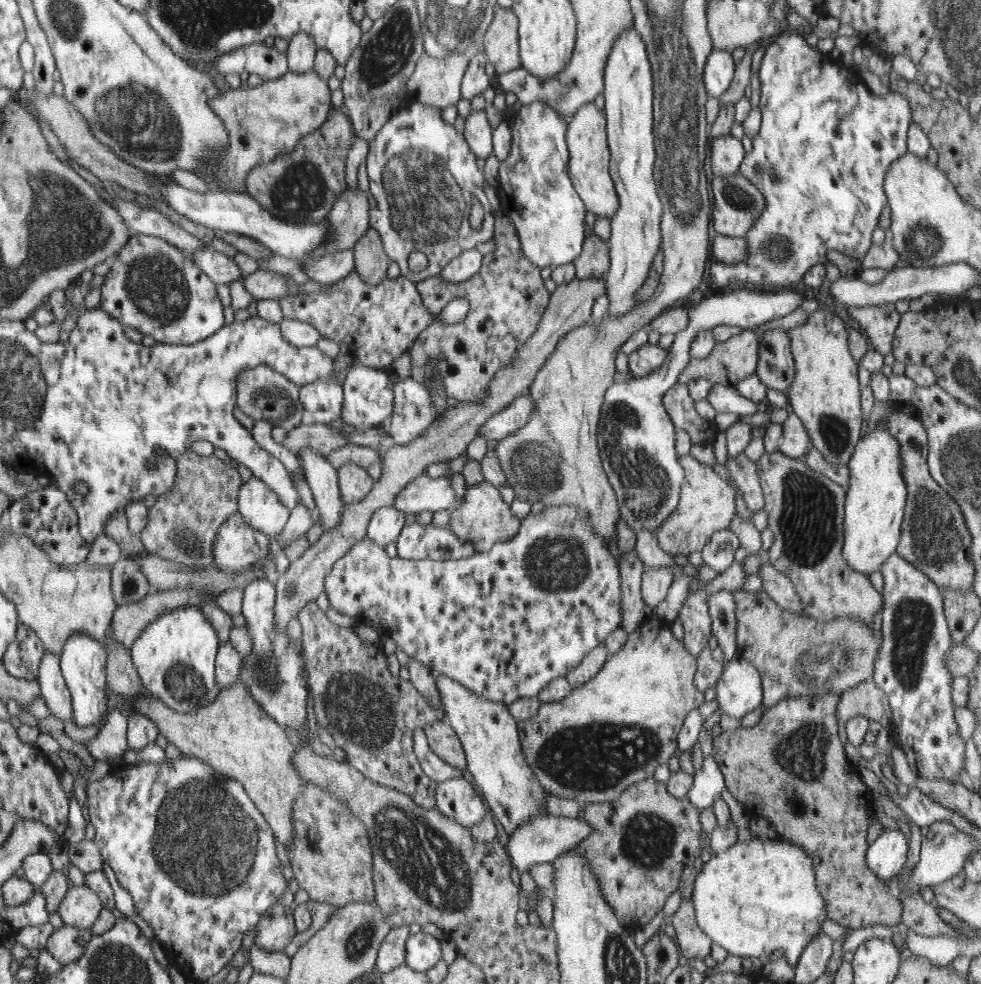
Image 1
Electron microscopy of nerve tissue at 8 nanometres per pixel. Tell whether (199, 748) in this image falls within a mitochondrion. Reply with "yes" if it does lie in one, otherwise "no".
no

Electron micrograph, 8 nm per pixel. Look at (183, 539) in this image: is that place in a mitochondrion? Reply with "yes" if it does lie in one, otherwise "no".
yes

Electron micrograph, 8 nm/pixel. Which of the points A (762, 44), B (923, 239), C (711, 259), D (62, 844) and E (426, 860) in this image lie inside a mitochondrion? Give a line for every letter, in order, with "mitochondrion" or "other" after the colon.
A: other
B: mitochondrion
C: other
D: other
E: mitochondrion

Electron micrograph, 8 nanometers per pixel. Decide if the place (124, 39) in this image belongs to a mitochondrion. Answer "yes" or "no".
no

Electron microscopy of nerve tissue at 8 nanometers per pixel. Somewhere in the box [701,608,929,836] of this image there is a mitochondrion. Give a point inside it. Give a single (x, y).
(830, 660)

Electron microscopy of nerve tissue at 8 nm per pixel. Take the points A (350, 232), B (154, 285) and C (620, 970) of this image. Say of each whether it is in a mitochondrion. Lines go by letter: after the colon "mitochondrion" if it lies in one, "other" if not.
A: other
B: mitochondrion
C: mitochondrion

